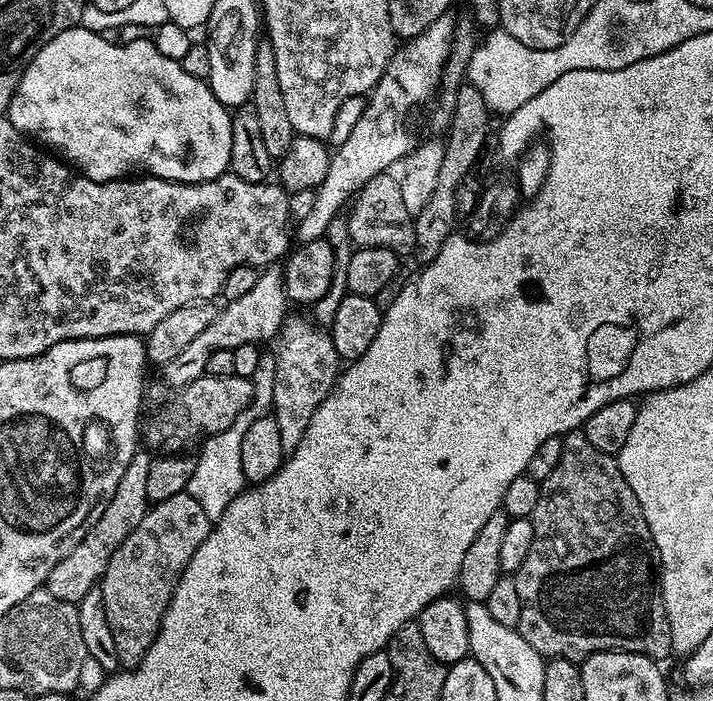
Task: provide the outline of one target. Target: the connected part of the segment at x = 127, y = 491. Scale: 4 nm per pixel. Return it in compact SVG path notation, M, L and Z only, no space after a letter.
M136 451L134 458L130 458L130 466L126 466L126 474L122 474L122 479L118 482L118 490L114 490L106 510L102 510L98 522L94 522L94 526L86 534L86 538L82 538L82 542L78 542L78 546L74 546L74 550L70 550L70 554L66 554L66 558L57 562L54 570L50 570L46 587L50 594L54 594L54 598L77 605L92 587L99 585L110 558L114 558L114 550L118 550L118 546L122 546L126 534L130 534L130 530L134 530L134 526L138 526L138 522L142 522L142 518L149 510L150 501L146 494L146 477L153 458L151 451Z

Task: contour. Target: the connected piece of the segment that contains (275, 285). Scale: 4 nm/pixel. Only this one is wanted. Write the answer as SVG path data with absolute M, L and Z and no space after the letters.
M272 266L260 272L258 282L254 282L254 287L247 294L242 294L242 298L234 298L227 301L216 313L214 322L178 354L178 358L166 362L160 369L160 380L171 390L185 388L190 382L194 382L198 377L205 375L210 360L210 354L214 350L226 350L227 348L237 348L243 344L259 345L260 340L268 340L279 333L284 325L286 313L290 308L288 296L284 293L284 273L279 267Z

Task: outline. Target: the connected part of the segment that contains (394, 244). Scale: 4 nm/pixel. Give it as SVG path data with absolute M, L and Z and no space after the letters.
M385 174L370 178L370 182L366 182L366 186L355 193L347 209L346 219L348 238L353 245L362 248L389 248L398 254L404 254L407 248L409 251L416 243L414 220L402 202L400 181L395 175Z

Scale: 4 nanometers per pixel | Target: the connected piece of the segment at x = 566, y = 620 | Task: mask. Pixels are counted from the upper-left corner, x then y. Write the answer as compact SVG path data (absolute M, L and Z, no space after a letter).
M583 431L565 432L562 436L562 458L558 458L558 466L554 466L551 474L540 481L538 506L534 506L531 517L534 526L534 542L530 545L530 554L526 562L514 573L518 586L518 599L522 601L522 614L518 631L534 650L538 650L545 658L559 658L562 660L583 661L585 656L592 656L596 652L637 652L657 662L664 662L668 655L673 655L674 649L670 638L670 626L666 618L666 606L660 597L660 589L654 579L654 549L650 526L642 514L642 506L638 498L634 498L634 490L622 478L617 457L602 454L586 439Z

